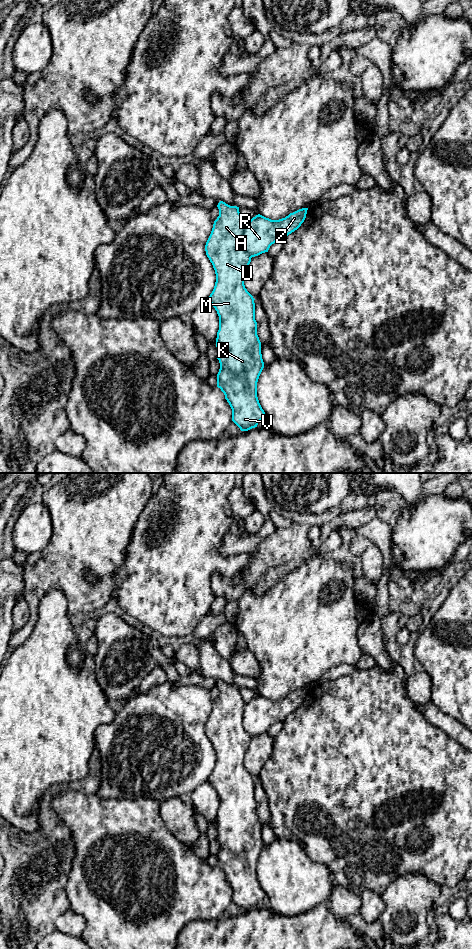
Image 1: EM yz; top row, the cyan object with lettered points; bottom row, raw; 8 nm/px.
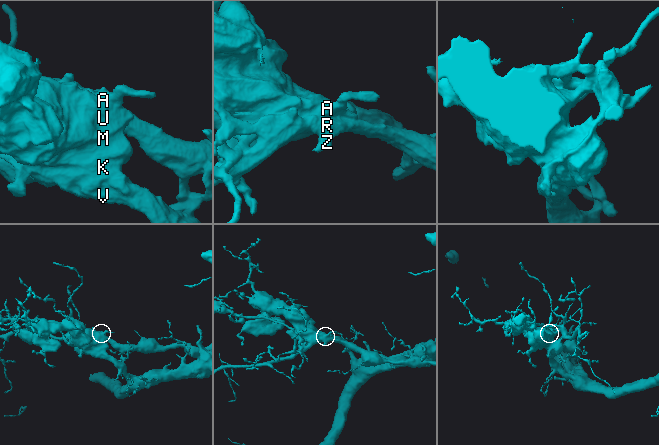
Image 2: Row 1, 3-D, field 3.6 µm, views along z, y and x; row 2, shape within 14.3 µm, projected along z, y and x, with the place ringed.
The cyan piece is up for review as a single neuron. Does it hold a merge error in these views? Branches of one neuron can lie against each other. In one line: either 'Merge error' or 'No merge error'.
Merge error

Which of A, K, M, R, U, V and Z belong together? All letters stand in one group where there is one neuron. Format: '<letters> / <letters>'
A K M U V / R Z

